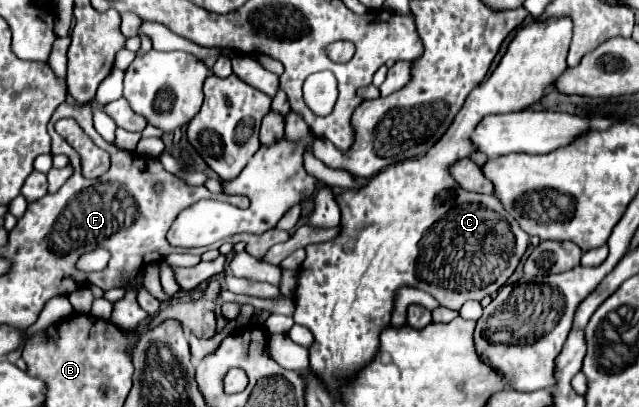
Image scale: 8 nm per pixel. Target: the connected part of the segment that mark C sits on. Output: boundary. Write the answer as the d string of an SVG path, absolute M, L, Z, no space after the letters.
M554 17L554 19L528 19L526 23L522 23L518 29L516 29L516 35L514 39L510 41L504 57L500 59L498 67L492 71L492 75L482 81L466 99L464 107L460 109L458 117L454 119L454 123L450 125L450 129L442 135L442 139L420 159L410 159L410 161L402 161L402 163L396 163L396 165L390 165L386 169L382 169L378 175L370 177L368 183L362 187L362 189L348 189L348 191L342 191L336 195L336 203L340 207L340 213L342 213L342 219L340 219L340 233L338 237L326 241L326 243L312 243L310 247L306 247L306 259L302 263L302 267L298 269L298 291L294 291L294 321L302 327L308 327L310 333L314 335L314 343L312 347L308 347L308 353L310 353L310 369L324 381L324 385L330 389L330 391L338 391L338 385L342 381L346 381L354 371L362 369L366 363L370 363L370 359L374 359L376 351L378 351L378 335L382 333L382 329L390 323L390 313L392 313L392 307L394 307L394 291L400 289L400 287L416 287L416 289L424 289L428 291L442 307L446 309L454 309L458 311L466 301L474 299L474 301L482 301L486 295L496 295L496 291L508 281L508 277L514 273L520 257L524 255L528 243L530 243L530 237L520 229L520 225L516 223L516 219L500 205L500 201L494 197L494 195L478 195L478 193L470 193L470 191L464 191L462 187L458 187L458 183L454 183L454 179L450 177L448 169L452 163L456 163L458 159L464 159L464 157L470 157L474 153L474 147L472 147L472 141L470 141L470 135L472 131L476 129L476 125L482 121L482 117L490 115L490 113L512 113L512 111L522 111L524 107L536 103L544 93L546 89L556 81L556 77L566 69L566 55L568 55L568 47L570 47L570 35L572 35L572 23L570 23L570 17Z

